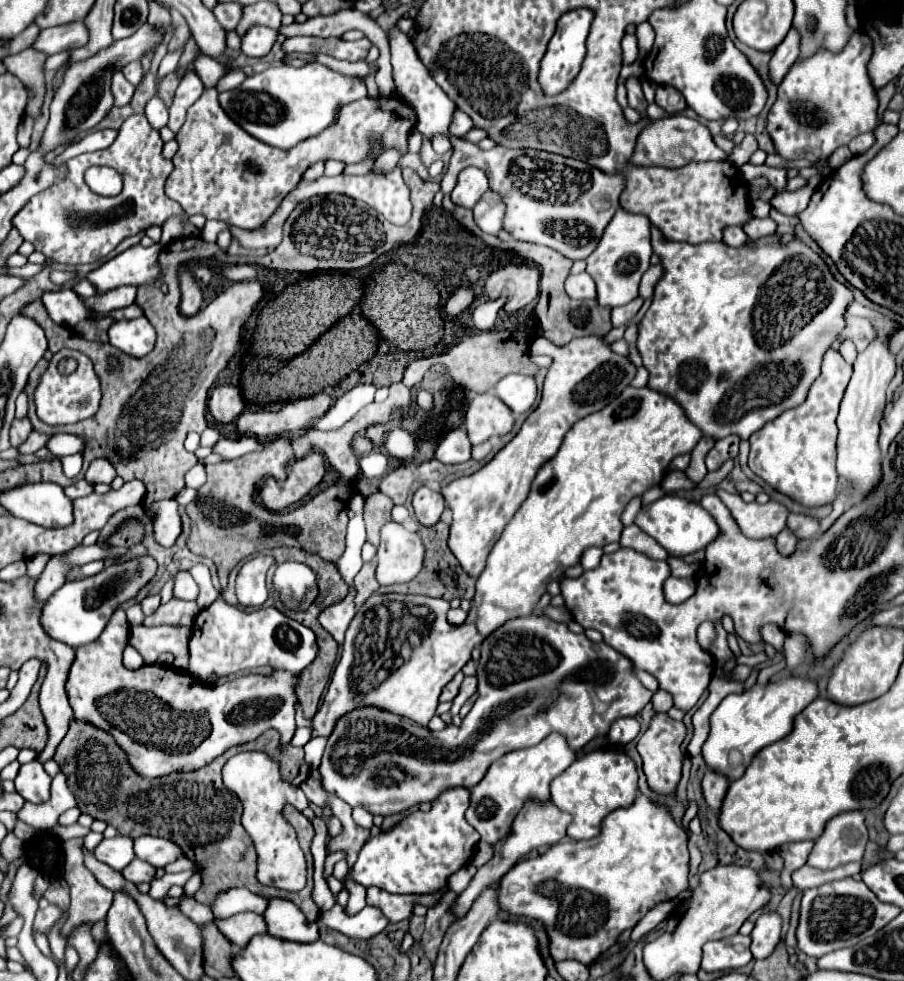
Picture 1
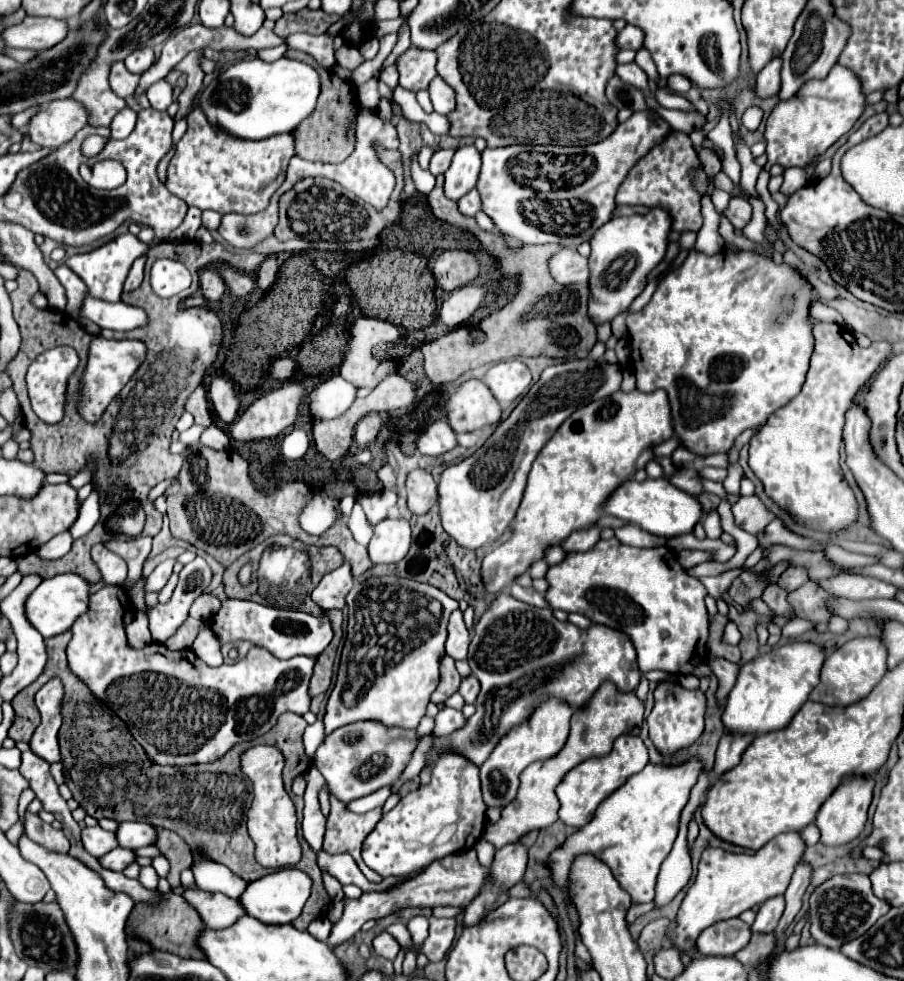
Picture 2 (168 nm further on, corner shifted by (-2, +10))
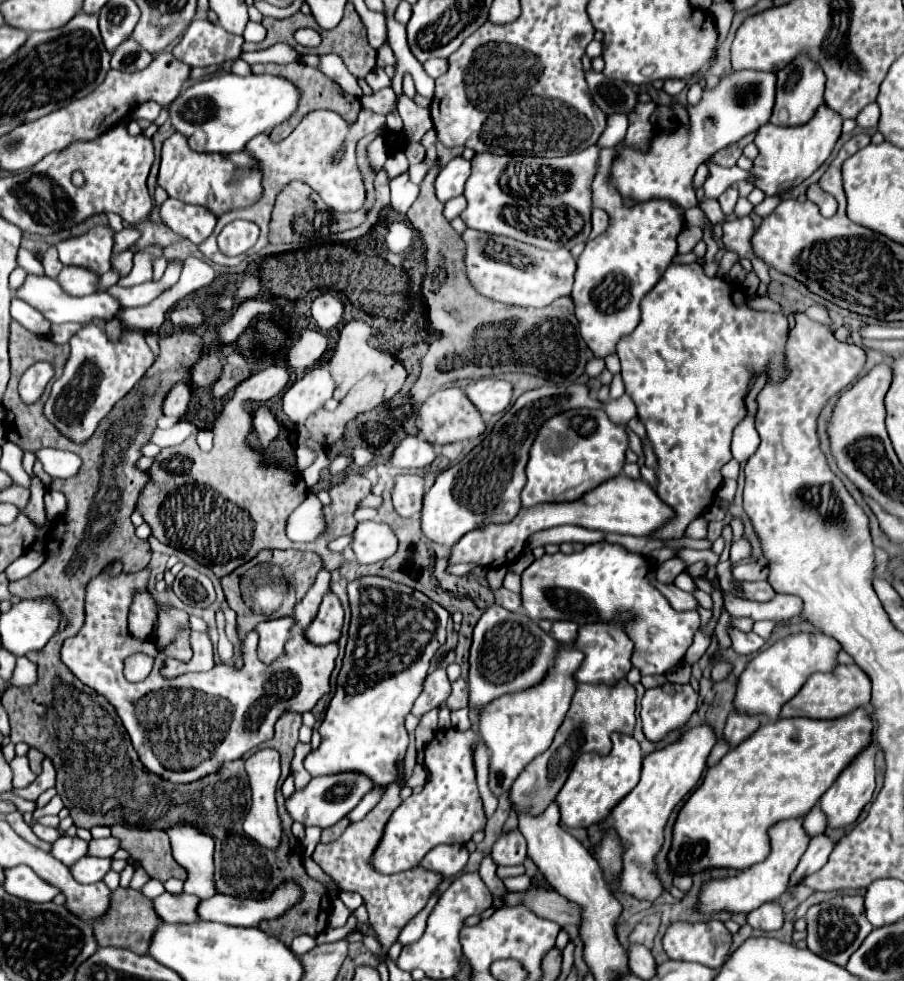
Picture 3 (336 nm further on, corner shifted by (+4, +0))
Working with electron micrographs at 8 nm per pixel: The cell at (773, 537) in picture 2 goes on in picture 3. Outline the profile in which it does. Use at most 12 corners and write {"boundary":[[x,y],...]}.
{"boundary":[[745,539],[731,545],[731,563],[747,559],[751,547]]}

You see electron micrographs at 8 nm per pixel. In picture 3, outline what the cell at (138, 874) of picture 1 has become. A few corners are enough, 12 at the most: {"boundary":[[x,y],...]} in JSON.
{"boundary":[[81,857],[69,867],[77,883],[97,883],[111,859]]}

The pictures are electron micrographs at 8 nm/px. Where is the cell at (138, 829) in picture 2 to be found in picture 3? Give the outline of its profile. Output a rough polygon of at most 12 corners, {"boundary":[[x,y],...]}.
{"boundary":[[113,836],[91,839],[87,855],[113,857],[119,843]]}

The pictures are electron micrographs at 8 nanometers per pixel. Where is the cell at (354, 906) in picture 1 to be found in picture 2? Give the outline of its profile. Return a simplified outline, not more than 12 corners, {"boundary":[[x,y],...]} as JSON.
{"boundary":[[331,795],[323,849],[349,853],[371,883],[381,883],[361,859],[361,845],[381,819],[381,807],[351,813]]}

